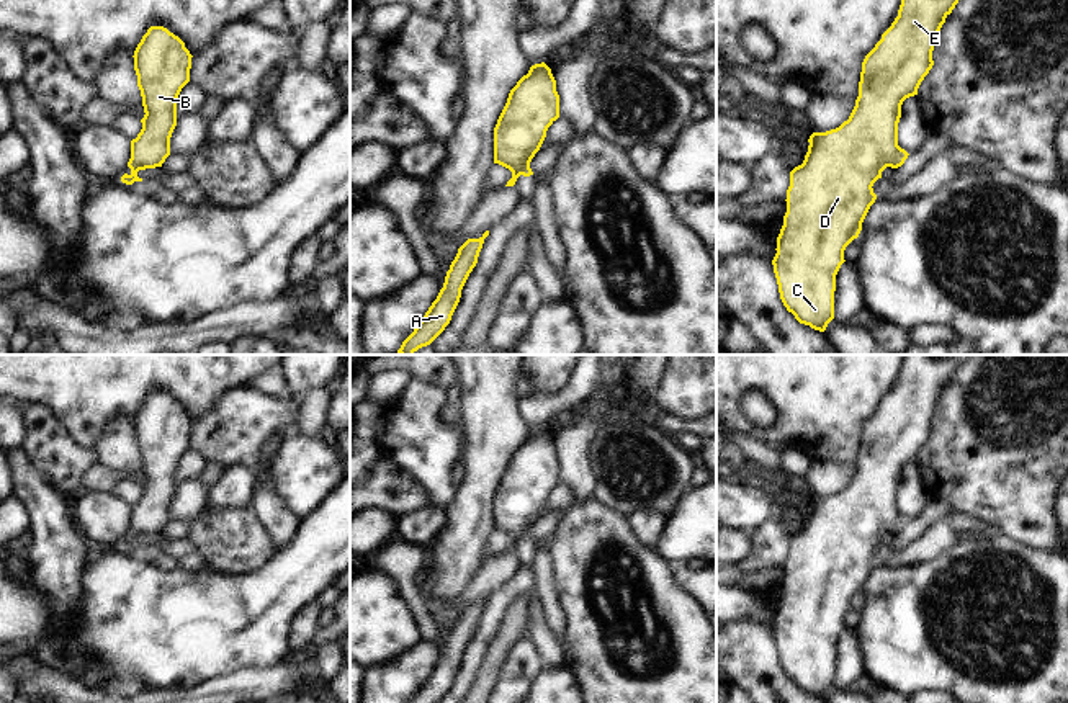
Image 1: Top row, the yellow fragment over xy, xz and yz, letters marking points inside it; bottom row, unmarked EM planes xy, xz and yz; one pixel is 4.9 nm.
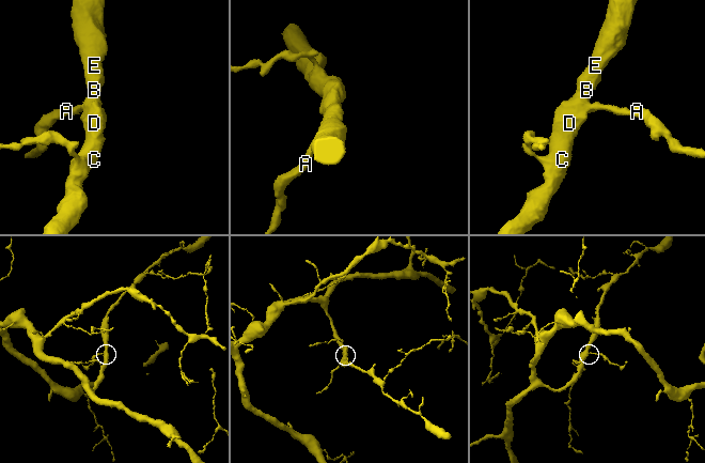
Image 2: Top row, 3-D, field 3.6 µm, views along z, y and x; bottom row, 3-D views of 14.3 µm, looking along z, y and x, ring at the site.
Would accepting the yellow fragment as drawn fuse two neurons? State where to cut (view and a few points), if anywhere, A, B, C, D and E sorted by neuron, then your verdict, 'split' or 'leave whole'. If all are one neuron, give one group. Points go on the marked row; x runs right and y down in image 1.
no cut; A B C D E; leave whole

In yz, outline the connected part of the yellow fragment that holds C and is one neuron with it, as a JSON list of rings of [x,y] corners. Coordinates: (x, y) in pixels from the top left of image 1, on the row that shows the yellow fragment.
[[[901,0],[898,16],[862,62],[859,96],[847,121],[826,132],[813,132],[801,165],[790,172],[787,213],[772,260],[783,306],[800,324],[824,332],[834,319],[836,275],[846,247],[859,237],[875,203],[873,183],[886,167],[898,168],[908,152],[898,146],[901,105],[934,65],[932,51],[945,18],[958,0]]]

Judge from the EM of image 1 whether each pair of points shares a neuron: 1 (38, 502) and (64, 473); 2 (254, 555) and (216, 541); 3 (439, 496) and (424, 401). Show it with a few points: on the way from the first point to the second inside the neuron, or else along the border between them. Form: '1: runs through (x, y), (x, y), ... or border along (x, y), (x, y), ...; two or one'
1: border along (26, 458), (69, 502); two
2: runs through (244, 548), (226, 541); one
3: runs through (434, 473), (429, 450), (424, 445), (424, 424); one

